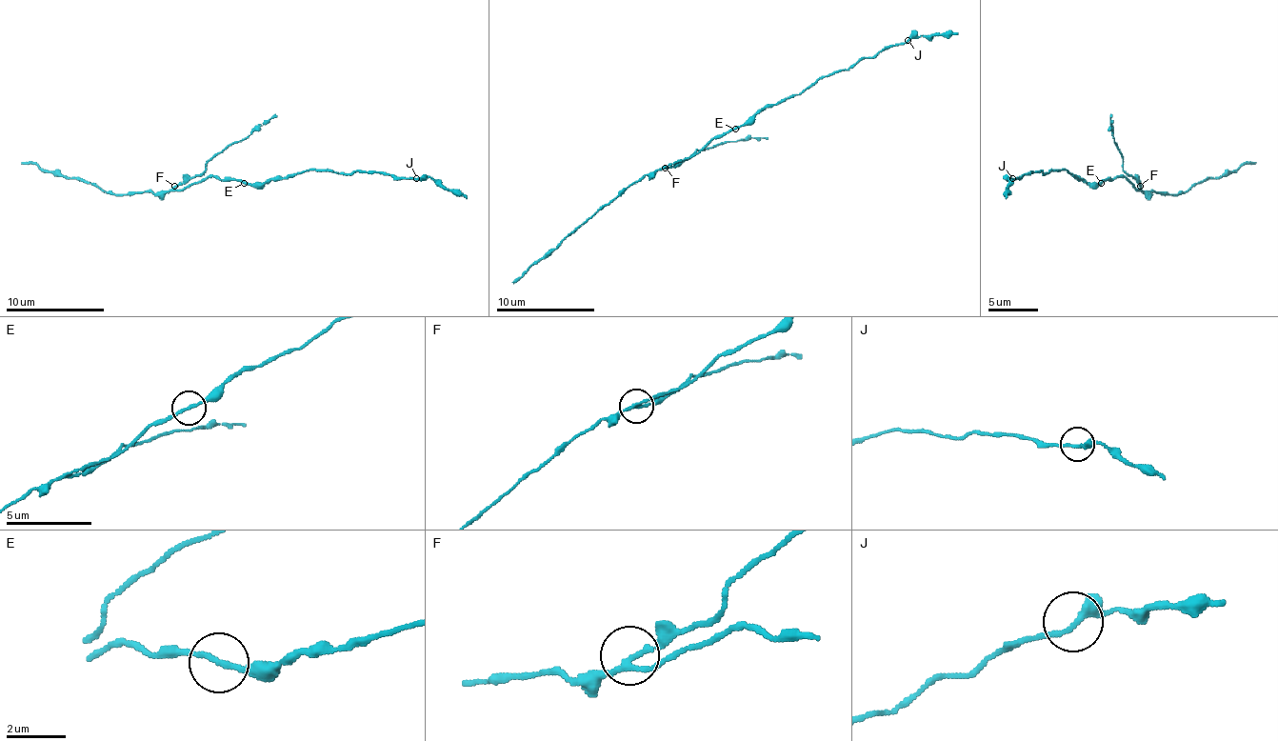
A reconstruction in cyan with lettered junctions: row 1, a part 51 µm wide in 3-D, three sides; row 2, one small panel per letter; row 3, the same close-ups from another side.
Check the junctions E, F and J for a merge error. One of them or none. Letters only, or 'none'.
F

